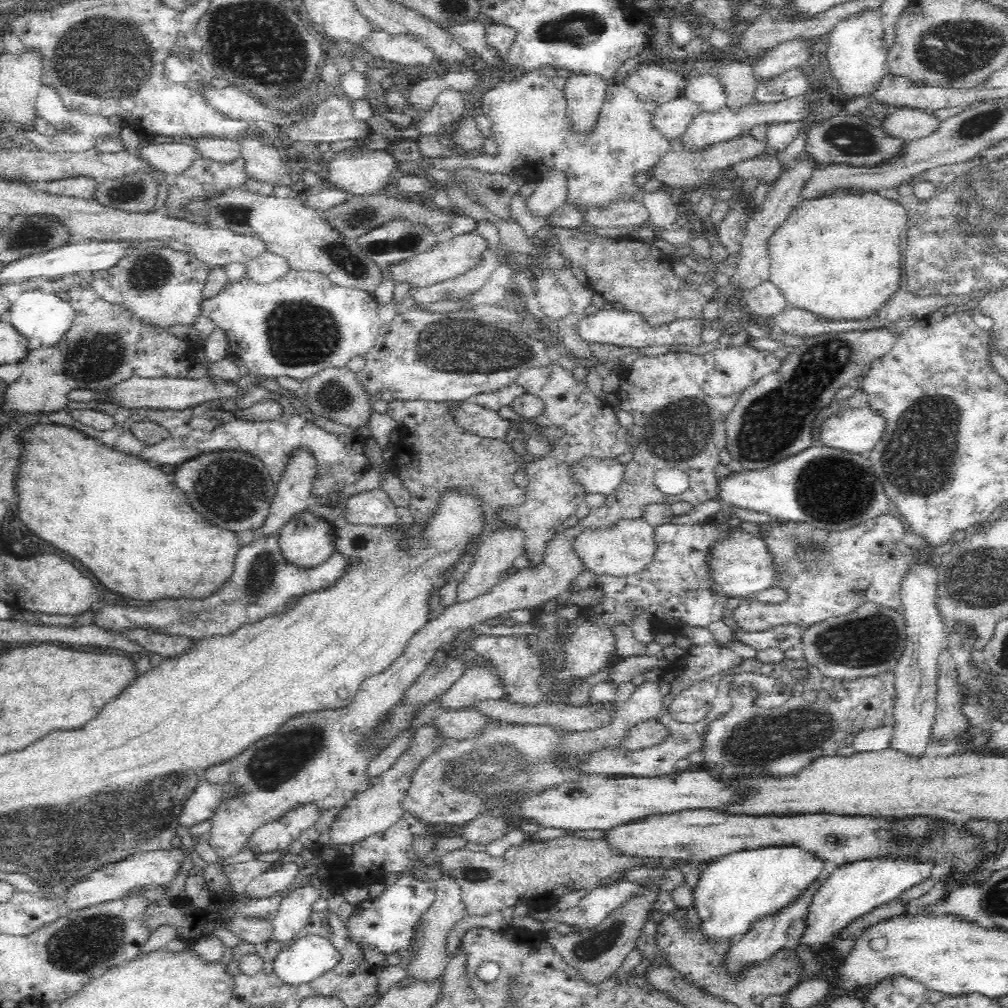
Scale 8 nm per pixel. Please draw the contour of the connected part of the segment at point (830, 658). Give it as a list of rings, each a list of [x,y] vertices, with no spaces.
[[[864,602],[853,612],[828,618],[802,630],[804,662],[833,679],[855,679],[893,670],[906,648],[906,621],[901,610]]]

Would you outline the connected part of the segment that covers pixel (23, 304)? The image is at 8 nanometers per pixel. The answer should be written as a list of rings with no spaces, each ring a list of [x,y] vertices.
[[[30,288],[18,295],[18,300],[16,302],[14,300],[12,306],[10,304],[10,314],[12,314],[12,324],[20,334],[28,338],[29,346],[37,347],[52,344],[62,338],[74,318],[75,310],[70,301],[61,298],[61,294],[48,293],[40,288]]]

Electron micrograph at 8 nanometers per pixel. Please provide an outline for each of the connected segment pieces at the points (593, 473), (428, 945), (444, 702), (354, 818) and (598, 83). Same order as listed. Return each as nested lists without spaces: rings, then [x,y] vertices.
[[[584,454],[568,466],[568,481],[584,494],[609,495],[623,481],[626,467],[618,459]]]
[[[447,869],[442,870],[442,879],[436,881],[435,885],[435,899],[432,903],[431,909],[426,914],[423,914],[422,922],[416,927],[415,951],[414,960],[409,963],[411,968],[411,976],[416,978],[434,978],[436,974],[440,974],[442,970],[447,968],[448,958],[445,954],[445,939],[448,928],[458,922],[460,918],[464,918],[465,908],[461,897],[461,888],[456,881],[454,873]]]
[[[472,665],[447,693],[438,699],[440,711],[456,712],[474,708],[480,703],[500,699],[500,685],[488,668]]]
[[[429,719],[429,722],[421,723],[417,728],[408,730],[408,735],[410,735],[408,746],[394,760],[394,764],[386,772],[379,774],[366,790],[358,792],[341,808],[332,823],[329,834],[333,847],[346,849],[352,842],[358,842],[360,838],[386,830],[392,822],[396,822],[401,814],[404,814],[402,801],[412,784],[415,772],[427,758],[439,753],[439,750],[447,745],[448,740],[444,737],[442,729],[436,725],[436,719]]]
[[[595,72],[570,73],[563,91],[571,119],[577,124],[578,130],[588,130],[588,127],[596,123],[605,98],[605,90],[610,83]]]

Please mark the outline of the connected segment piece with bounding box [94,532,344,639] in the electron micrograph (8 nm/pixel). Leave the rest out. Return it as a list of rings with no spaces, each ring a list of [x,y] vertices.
[[[274,534],[256,536],[248,545],[240,547],[235,558],[234,576],[230,584],[222,586],[212,598],[206,600],[160,600],[154,602],[150,608],[122,608],[122,606],[102,606],[94,613],[96,625],[107,630],[116,628],[130,628],[138,625],[148,625],[168,634],[183,634],[189,639],[201,638],[201,635],[228,634],[236,630],[242,623],[260,619],[261,615],[268,615],[274,608],[282,606],[285,599],[292,599],[293,595],[328,587],[341,574],[344,559],[336,551],[326,560],[313,567],[296,566],[285,559],[278,539]]]

